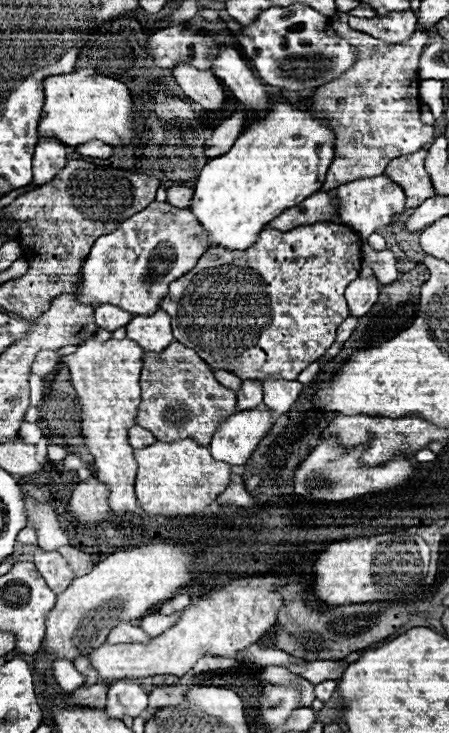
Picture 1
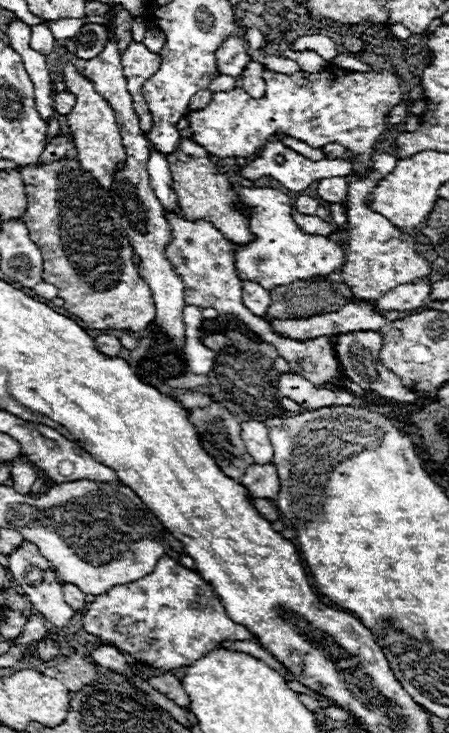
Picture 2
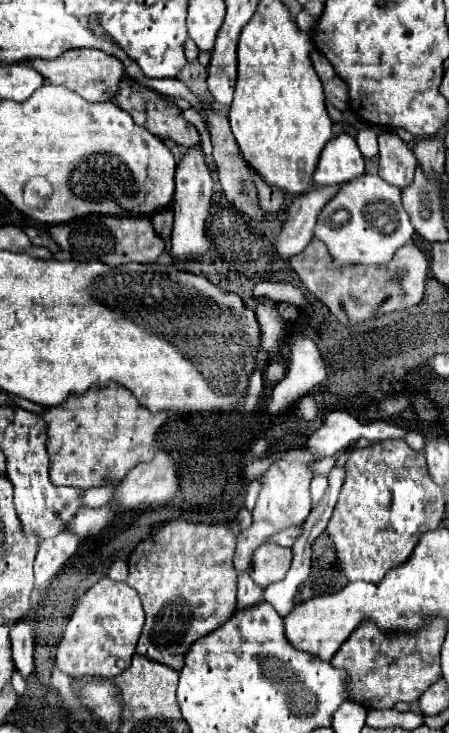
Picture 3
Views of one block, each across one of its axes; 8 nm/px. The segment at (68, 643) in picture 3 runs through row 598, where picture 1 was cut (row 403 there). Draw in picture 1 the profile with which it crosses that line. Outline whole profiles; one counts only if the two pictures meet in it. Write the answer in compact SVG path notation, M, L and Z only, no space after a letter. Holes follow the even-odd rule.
M96 338L84 340L74 354L62 358L70 370L70 382L76 388L80 406L82 406L82 438L90 454L94 456L96 478L110 486L108 504L114 512L140 512L138 500L134 496L134 478L136 478L136 460L134 448L128 444L128 430L136 424L136 412L140 406L140 372L142 372L144 350L124 338L110 338L100 342Z

